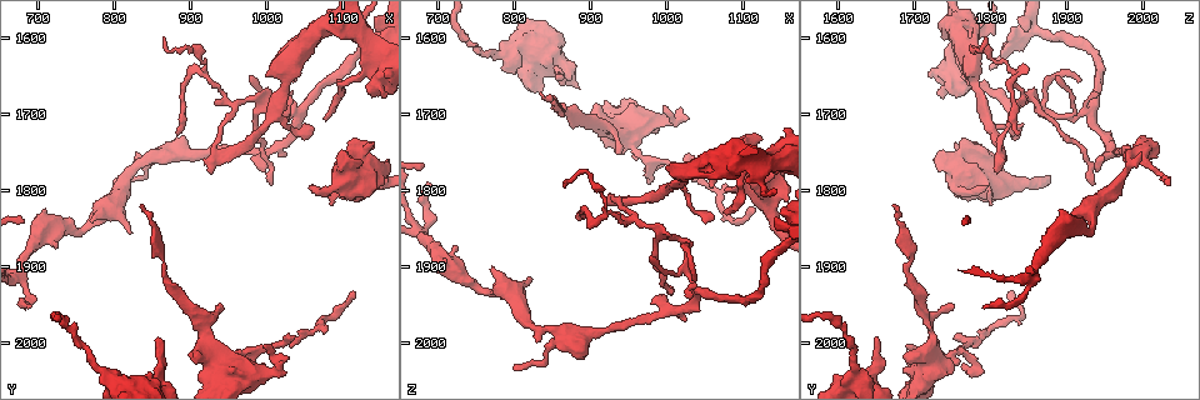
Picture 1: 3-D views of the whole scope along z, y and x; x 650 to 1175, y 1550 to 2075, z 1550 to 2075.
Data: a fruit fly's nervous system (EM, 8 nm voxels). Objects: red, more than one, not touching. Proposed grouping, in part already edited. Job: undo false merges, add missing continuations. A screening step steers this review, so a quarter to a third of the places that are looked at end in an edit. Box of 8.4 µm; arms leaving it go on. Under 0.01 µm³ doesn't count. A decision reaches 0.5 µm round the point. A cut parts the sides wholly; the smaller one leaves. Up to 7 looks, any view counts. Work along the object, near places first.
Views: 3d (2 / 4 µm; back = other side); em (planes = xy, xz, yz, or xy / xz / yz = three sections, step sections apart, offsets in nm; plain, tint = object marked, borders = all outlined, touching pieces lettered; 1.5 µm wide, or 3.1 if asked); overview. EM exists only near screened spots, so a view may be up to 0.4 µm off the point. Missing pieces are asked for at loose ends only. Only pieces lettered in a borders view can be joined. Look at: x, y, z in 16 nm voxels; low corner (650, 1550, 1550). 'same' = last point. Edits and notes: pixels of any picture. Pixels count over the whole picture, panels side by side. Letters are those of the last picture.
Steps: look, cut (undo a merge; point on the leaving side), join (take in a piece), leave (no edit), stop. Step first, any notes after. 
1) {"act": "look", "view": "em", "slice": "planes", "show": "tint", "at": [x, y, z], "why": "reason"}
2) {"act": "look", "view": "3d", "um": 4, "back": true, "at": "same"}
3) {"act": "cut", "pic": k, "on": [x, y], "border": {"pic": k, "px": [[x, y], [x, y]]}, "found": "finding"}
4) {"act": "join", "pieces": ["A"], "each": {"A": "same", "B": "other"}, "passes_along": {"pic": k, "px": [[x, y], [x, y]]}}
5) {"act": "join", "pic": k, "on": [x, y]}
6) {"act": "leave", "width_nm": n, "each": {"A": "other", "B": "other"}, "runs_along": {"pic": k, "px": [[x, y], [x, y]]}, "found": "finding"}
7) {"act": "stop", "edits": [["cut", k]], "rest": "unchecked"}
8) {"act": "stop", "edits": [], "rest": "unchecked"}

{"act": "look", "view": "em", "slice": "yz", "step": 4, "show": "borders", "at": [860, 2000, 1650], "why": "free end"}

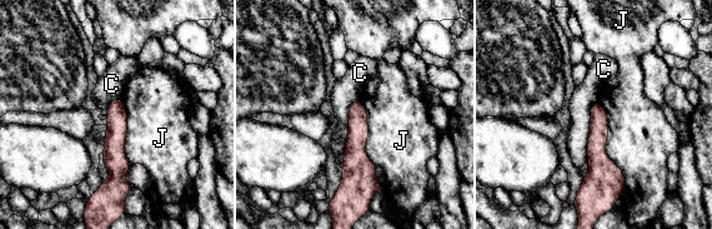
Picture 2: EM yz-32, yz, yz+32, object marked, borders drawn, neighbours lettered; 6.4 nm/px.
{"act": "leave", "each": {"C": "other", "J": "other"}, "found": "no lettered piece goes on from it"}

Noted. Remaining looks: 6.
{"act": "look", "view": "em", "slice": "planes", "show": "tint", "at": [980, 2010, 1760], "why": "thin neck"}

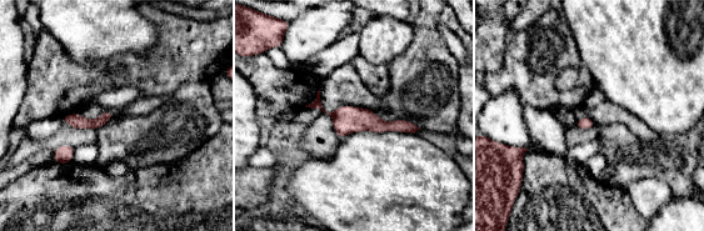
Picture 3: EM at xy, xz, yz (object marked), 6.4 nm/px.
{"act": "look", "view": "em", "slice": "planes", "show": "borders", "at": "same"}

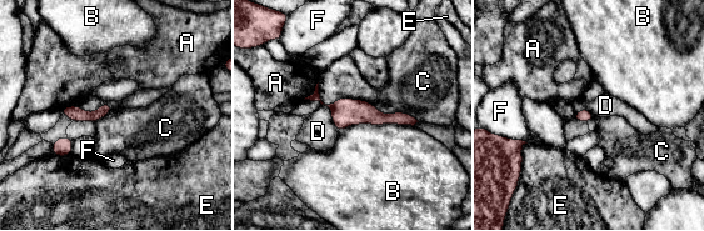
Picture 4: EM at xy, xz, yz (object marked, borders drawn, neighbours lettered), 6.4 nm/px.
{"act": "leave", "each": {"A": "other", "B": "other", "C": "other", "D": "other", "E": "other", "F": "other"}, "border": {"pic": 4, "px": [[367, 101], [419, 121]]}, "found": "continuous, no second neuron"}

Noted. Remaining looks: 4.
{"act": "look", "view": "em", "slice": "yz", "step": 8, "show": "borders", "at": [820, 1855, 1910], "why": "free end"}

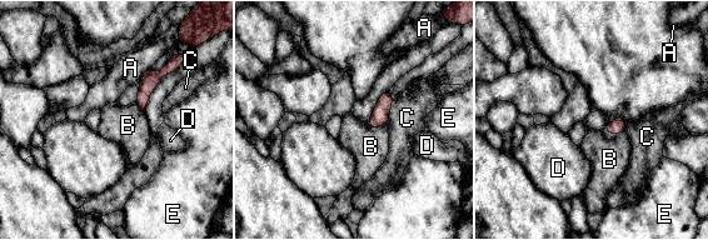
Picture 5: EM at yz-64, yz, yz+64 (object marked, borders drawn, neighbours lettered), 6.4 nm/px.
{"act": "leave", "longest_contact_nm": ["C", 160], "each": {"A": "other", "B": "other", "C": "other", "D": "other", "E": "other"}, "border": {"pic": 5, "px": [[367, 123], [372, 128], [387, 124]]}, "found": "none of them fits"}

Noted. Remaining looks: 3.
{"act": "stop", "edits": [], "rest": "unchecked"}

